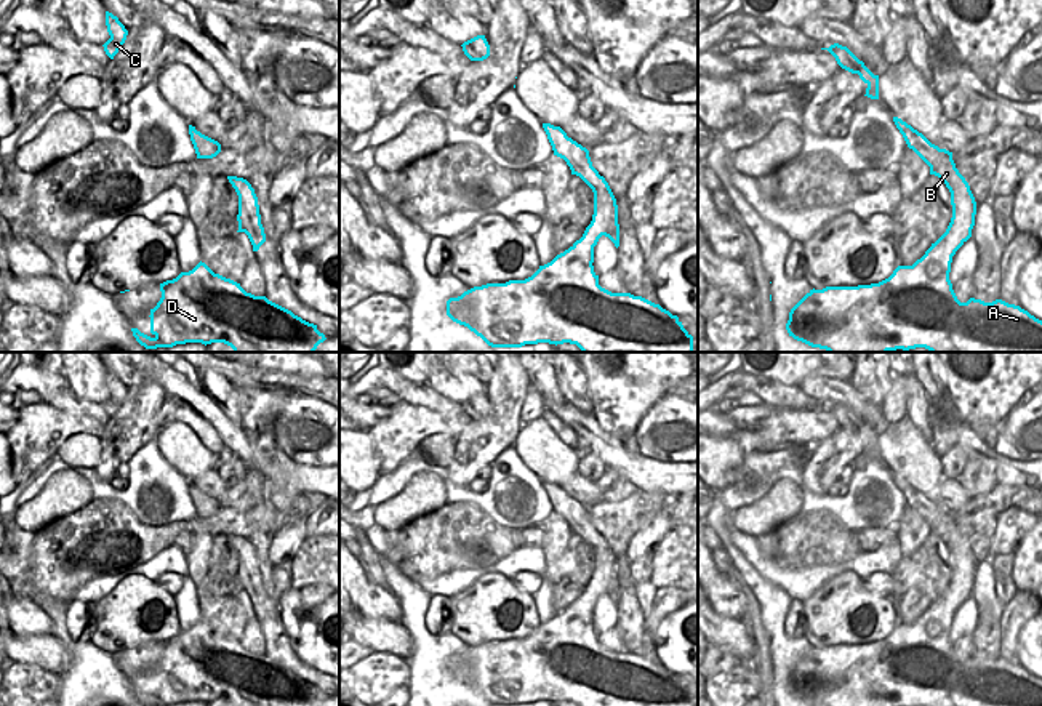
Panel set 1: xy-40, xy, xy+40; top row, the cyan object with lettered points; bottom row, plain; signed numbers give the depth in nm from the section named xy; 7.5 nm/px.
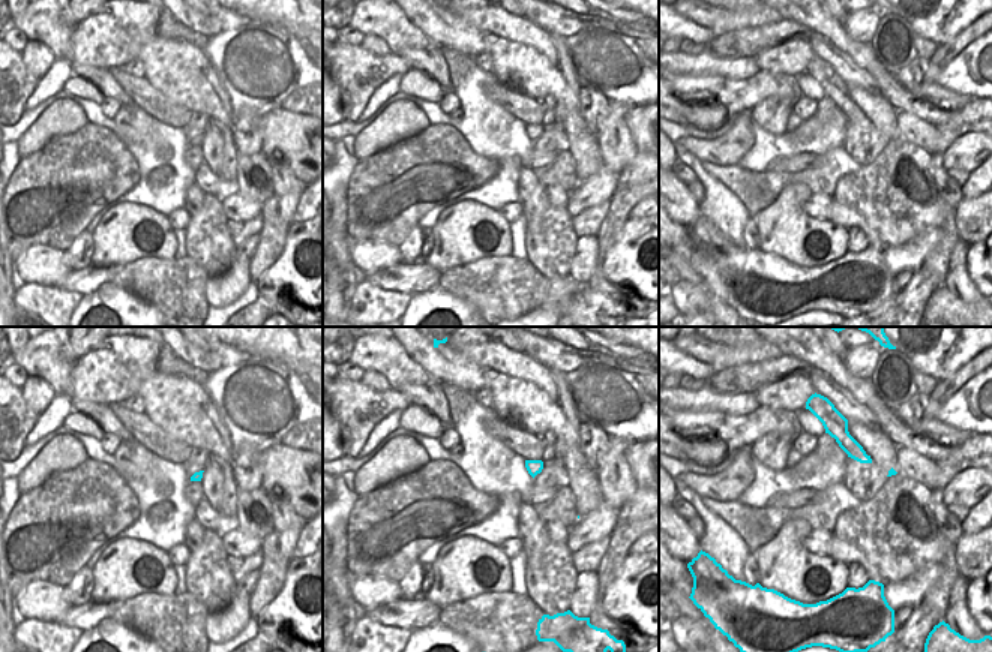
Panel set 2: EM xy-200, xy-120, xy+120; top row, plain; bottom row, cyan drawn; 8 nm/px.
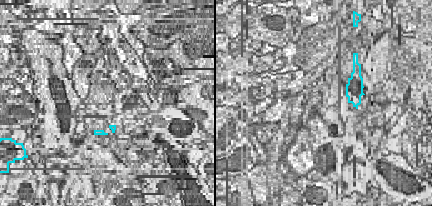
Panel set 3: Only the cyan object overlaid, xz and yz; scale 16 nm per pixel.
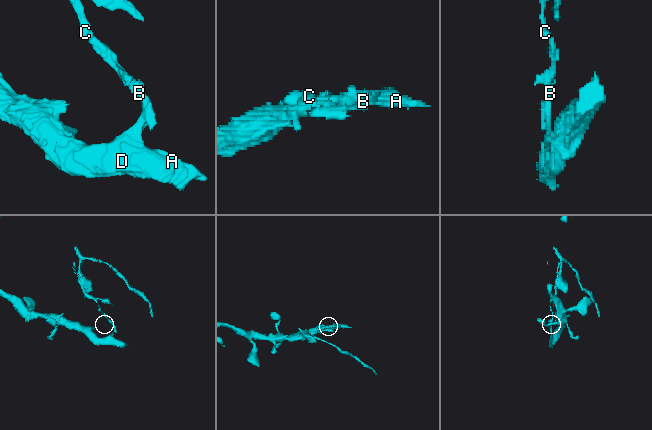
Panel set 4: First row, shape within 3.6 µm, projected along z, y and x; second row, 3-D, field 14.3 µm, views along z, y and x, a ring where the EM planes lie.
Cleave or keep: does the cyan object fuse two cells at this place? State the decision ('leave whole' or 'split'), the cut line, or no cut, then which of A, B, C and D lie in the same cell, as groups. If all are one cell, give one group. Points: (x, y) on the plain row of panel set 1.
split; cut in xy+40 along (938, 597), (946, 601), (954, 610); A D / B C

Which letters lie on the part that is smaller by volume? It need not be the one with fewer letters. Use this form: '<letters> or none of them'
B, C.

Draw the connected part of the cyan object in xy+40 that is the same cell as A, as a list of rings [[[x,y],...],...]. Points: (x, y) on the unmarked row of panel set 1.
[[[936,599],[912,624],[871,644],[810,648],[789,671],[789,695],[812,706],[1042,706],[1042,679],[1002,658],[960,661],[949,639],[956,610]]]

